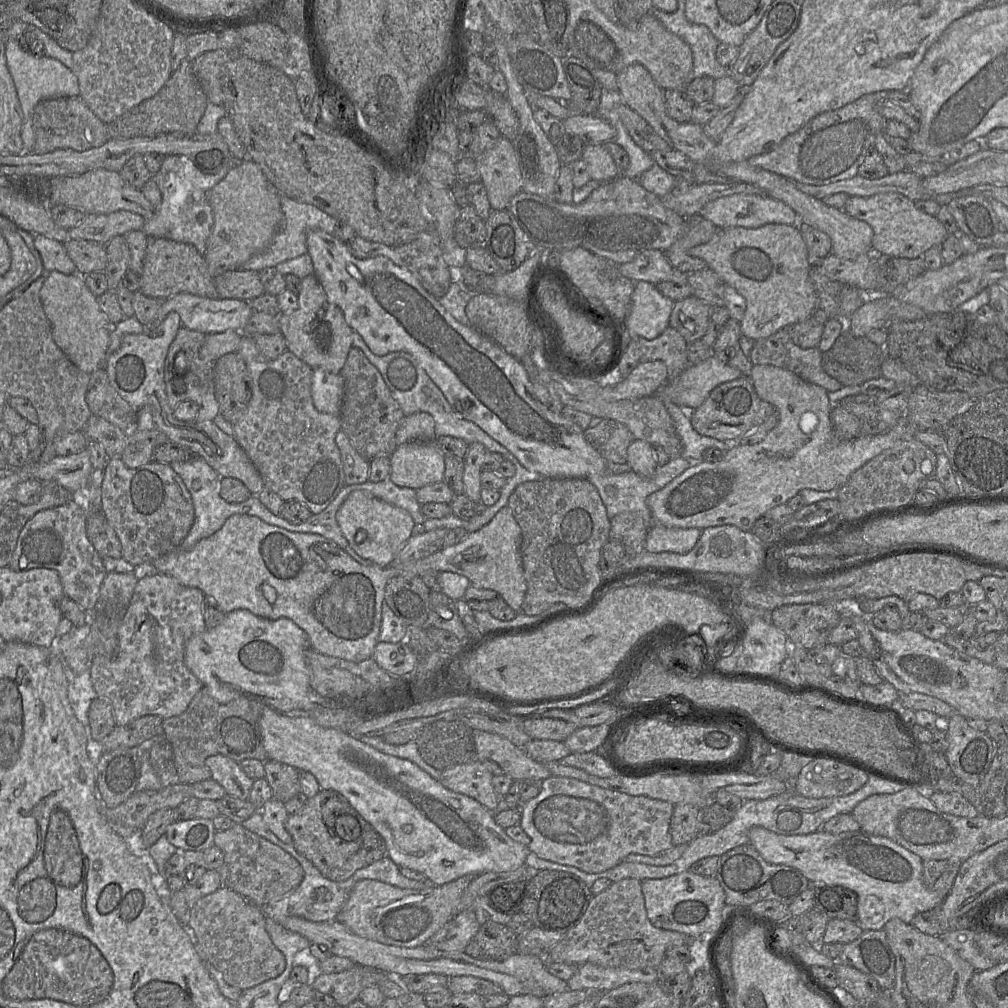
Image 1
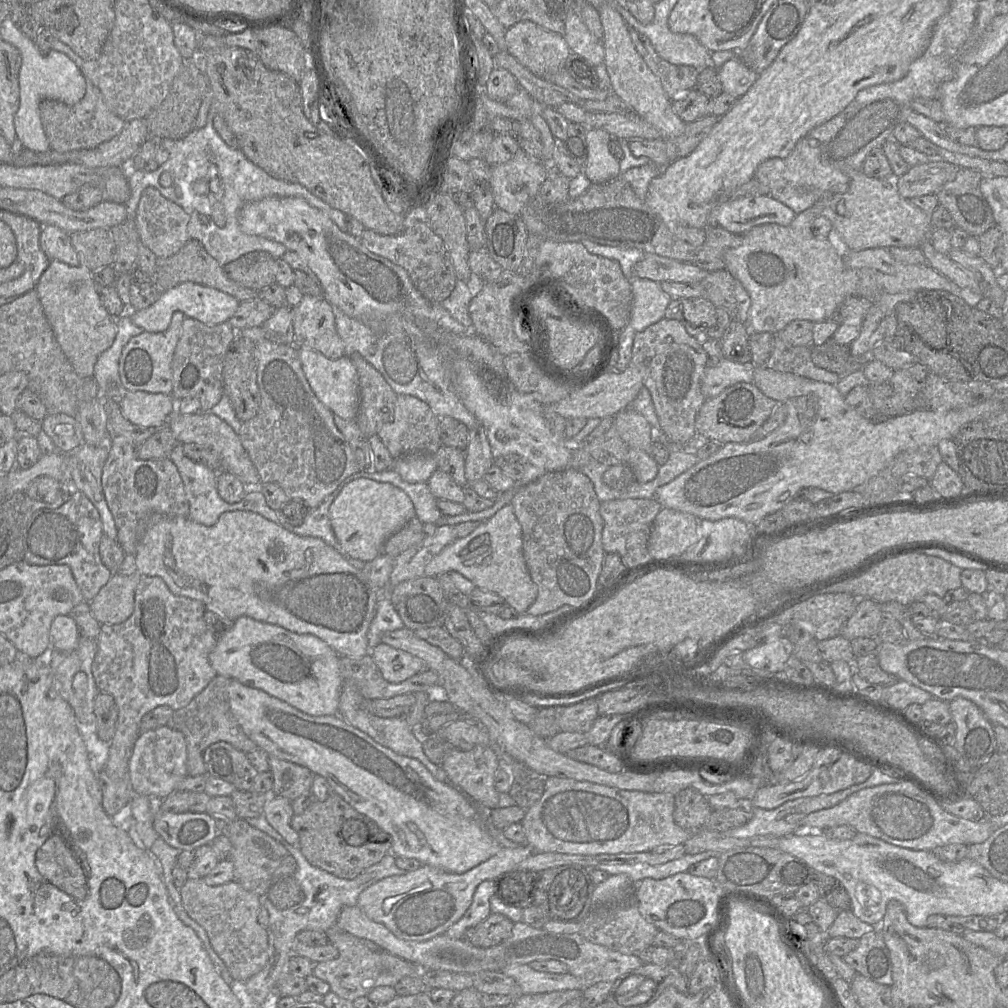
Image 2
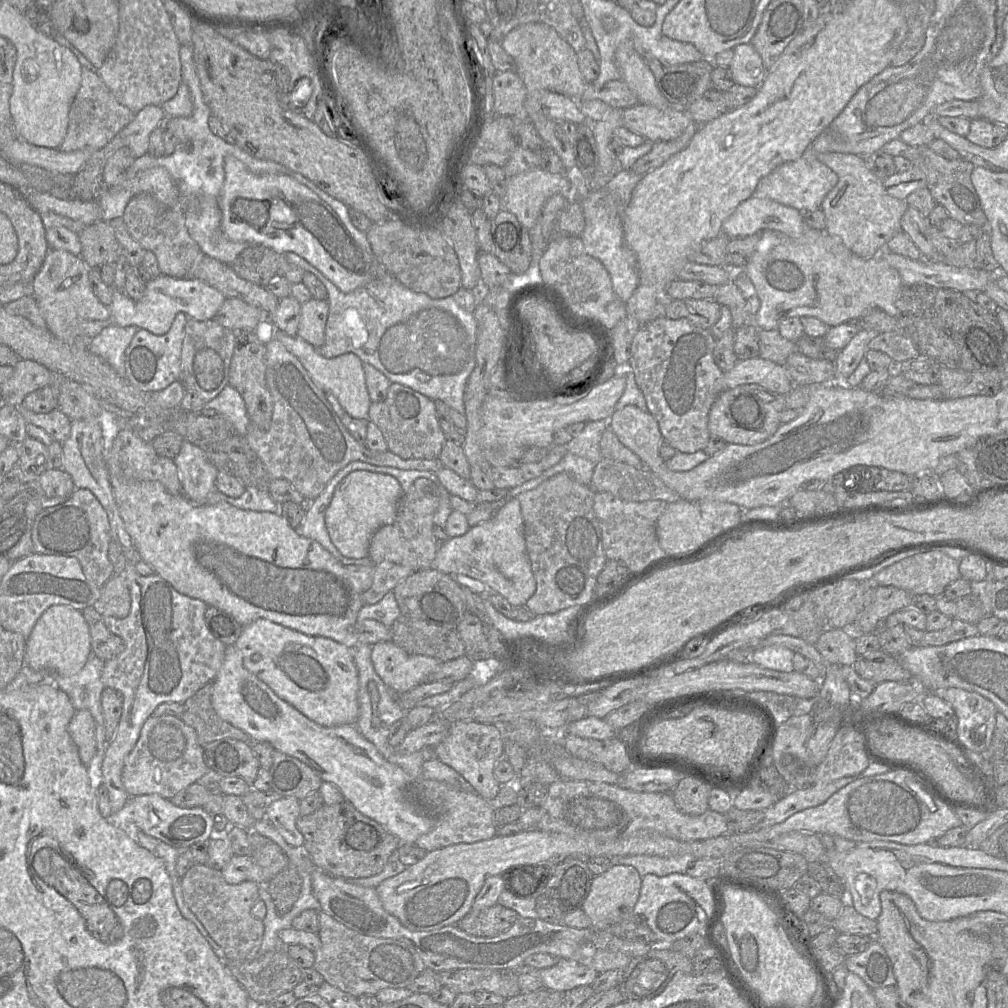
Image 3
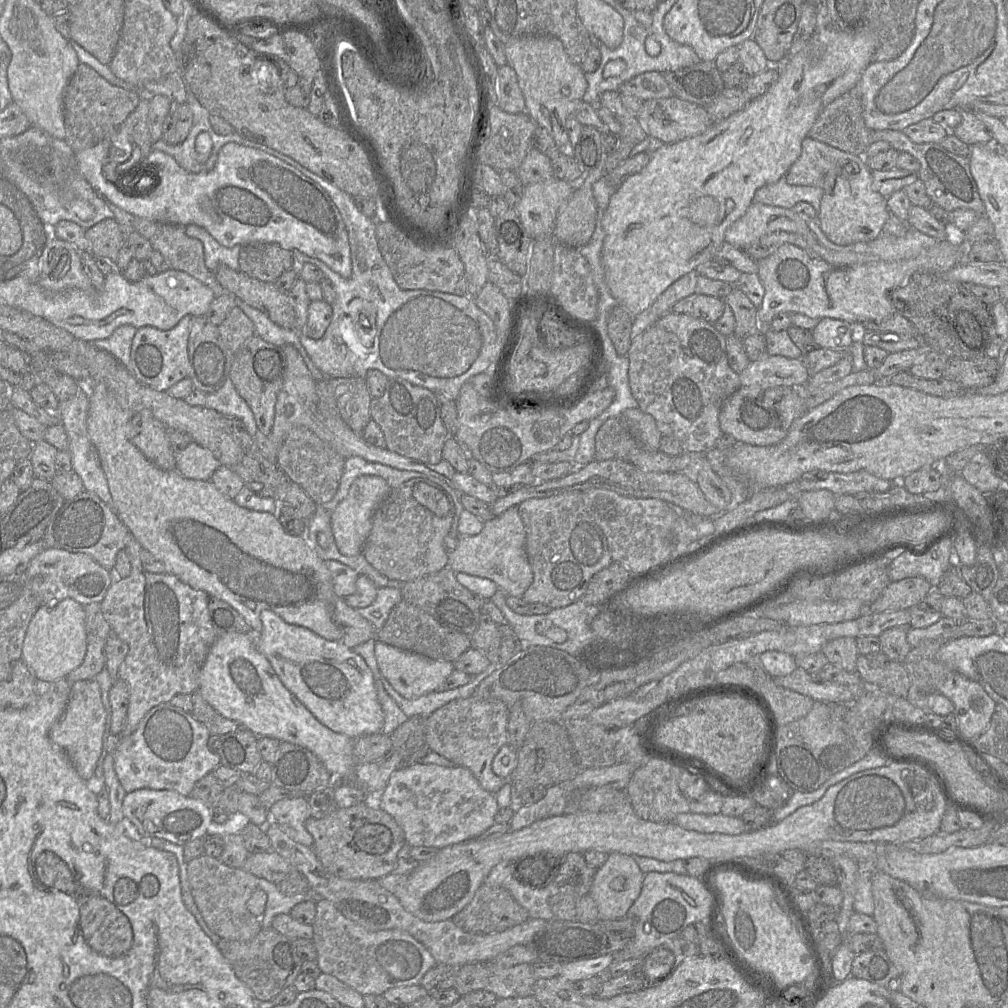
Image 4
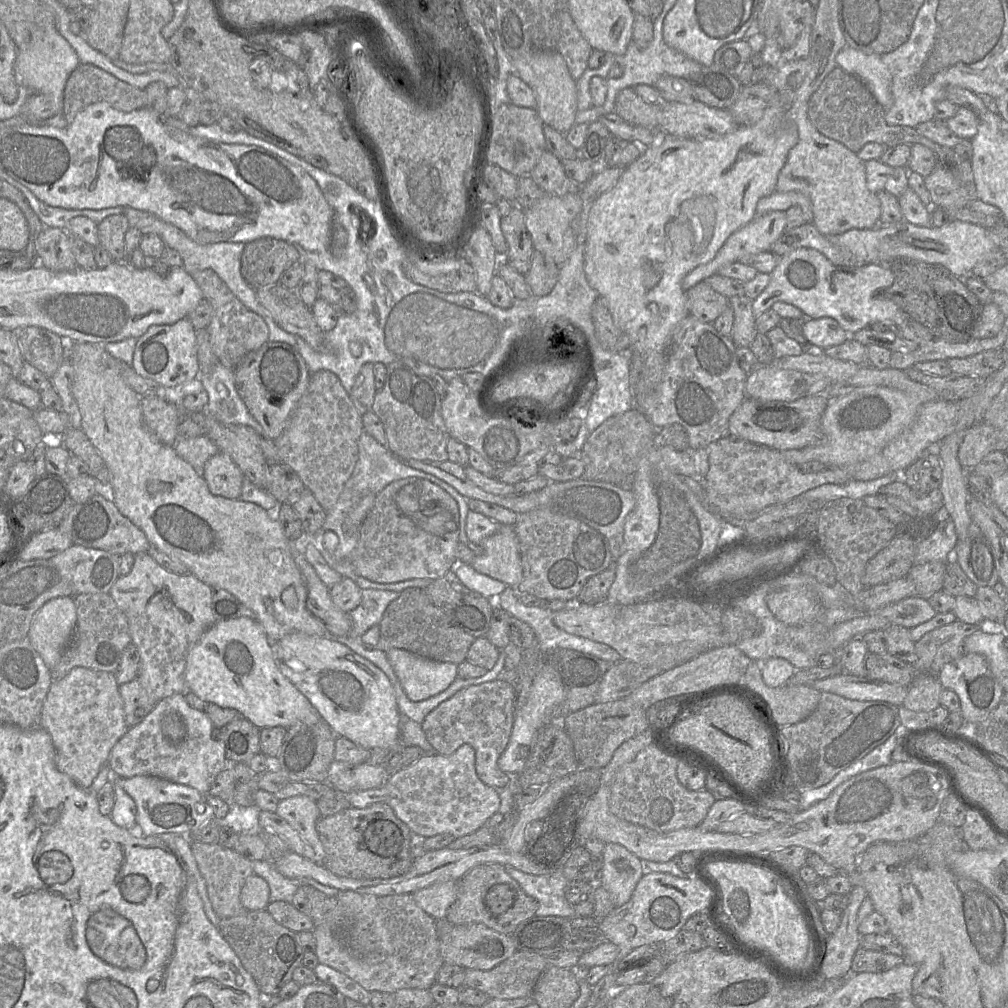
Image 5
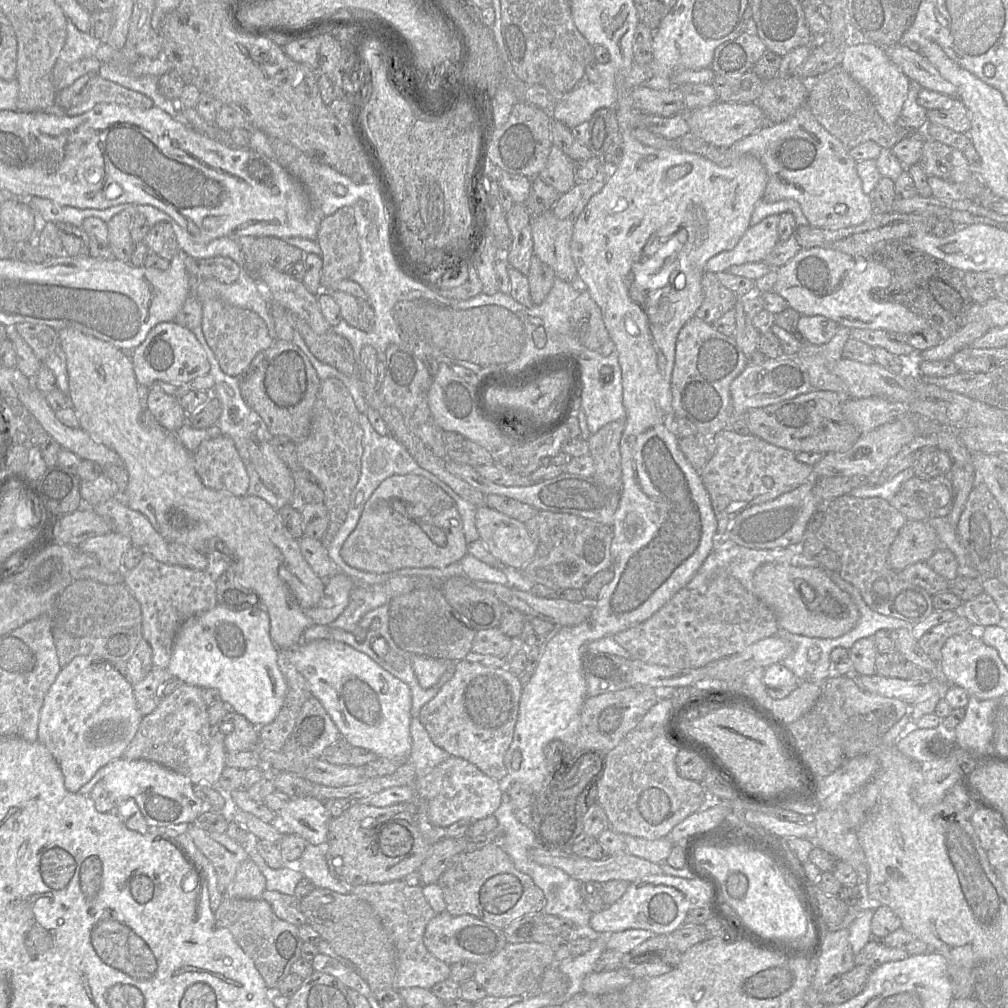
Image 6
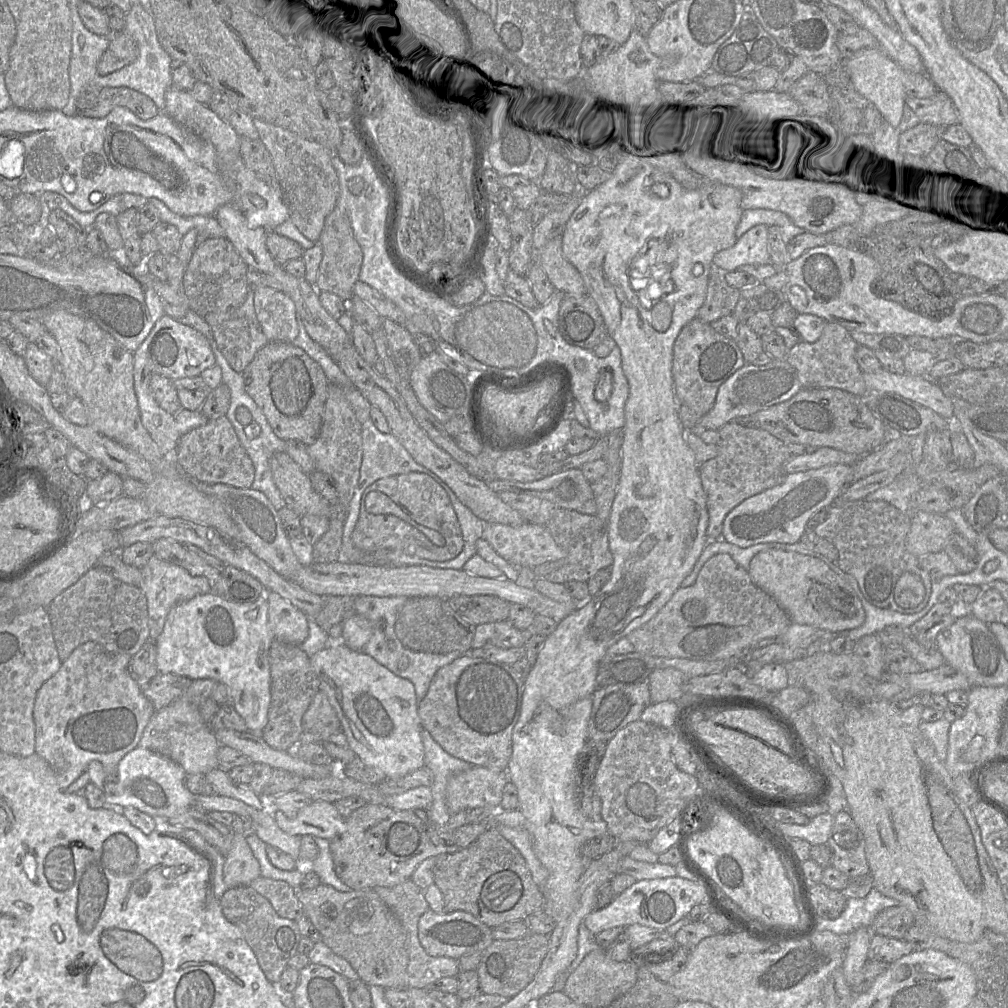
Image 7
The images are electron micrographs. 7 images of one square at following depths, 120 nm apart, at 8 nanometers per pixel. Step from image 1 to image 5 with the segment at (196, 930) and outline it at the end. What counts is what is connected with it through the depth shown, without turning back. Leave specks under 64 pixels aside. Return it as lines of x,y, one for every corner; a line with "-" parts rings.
192,842
192,853
198,869
205,880
211,905
219,918
230,918
242,914
246,910
241,904
240,894
246,879
254,874
251,860
217,844

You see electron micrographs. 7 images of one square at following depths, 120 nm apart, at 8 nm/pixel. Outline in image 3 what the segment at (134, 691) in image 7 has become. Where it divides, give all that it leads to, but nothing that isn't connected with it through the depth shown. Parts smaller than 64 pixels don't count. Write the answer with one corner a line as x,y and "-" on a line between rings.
76,710
69,722
68,732
78,748
82,763
88,766
97,751
95,722
90,712

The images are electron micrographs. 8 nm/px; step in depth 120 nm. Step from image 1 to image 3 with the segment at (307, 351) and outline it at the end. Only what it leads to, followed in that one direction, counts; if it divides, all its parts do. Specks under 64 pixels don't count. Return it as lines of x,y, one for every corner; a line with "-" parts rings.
312,298
301,305
297,336
315,348
325,342
325,330
329,315
328,301

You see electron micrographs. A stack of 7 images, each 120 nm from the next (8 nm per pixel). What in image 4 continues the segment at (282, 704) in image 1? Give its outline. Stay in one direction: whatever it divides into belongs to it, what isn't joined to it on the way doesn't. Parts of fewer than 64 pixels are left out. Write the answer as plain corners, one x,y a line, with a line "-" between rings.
263,610
260,619
263,628
256,641
257,650
267,658
283,685
319,722
353,739
382,733
384,713
378,701
375,678
361,656
341,641
327,641
304,627
286,623
270,610

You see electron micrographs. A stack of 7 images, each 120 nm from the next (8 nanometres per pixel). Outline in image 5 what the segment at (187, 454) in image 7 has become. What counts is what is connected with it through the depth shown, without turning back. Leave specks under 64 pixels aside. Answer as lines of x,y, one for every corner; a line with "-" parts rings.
219,451
209,458
202,469
202,476
212,495
240,498
244,474
229,455

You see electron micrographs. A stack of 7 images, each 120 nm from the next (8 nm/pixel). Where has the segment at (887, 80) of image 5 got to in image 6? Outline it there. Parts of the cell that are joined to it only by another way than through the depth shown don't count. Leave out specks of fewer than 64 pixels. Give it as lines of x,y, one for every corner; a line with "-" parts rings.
872,43
847,45
841,66
866,89
884,121
888,125
895,125
907,98
911,80
891,62
885,50

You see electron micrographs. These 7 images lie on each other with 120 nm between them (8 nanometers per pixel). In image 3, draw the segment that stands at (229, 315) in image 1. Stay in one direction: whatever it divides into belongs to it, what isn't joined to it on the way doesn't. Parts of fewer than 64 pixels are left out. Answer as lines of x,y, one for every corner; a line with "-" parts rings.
159,275
146,283
144,295
137,301
131,299
125,291
114,288
109,306
110,318
103,321
83,321
80,324
80,334
91,340
104,328
115,324
120,327
137,326
152,334
164,335
170,330
179,312
197,321
212,320
225,299
226,297
220,291
201,280

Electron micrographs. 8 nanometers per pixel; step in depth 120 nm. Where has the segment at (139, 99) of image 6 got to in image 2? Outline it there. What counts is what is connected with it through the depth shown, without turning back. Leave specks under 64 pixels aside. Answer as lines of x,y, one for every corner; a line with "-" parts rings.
89,79
85,95
77,104
45,99
40,103
40,117
50,148
57,152
93,149
117,136
126,124
109,109
100,90

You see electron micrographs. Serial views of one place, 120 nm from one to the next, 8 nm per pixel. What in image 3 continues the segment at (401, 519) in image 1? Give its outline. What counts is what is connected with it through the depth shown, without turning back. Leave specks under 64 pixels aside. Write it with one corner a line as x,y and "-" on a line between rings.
370,471
349,474
334,491
325,515
325,525
333,545
352,559
368,556
370,540
382,526
393,523
403,495
399,482
392,476

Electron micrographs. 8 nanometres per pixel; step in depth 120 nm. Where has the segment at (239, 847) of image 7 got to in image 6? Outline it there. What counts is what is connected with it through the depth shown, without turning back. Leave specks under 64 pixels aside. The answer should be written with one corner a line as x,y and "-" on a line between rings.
248,857
238,868
224,896
258,899
266,890
266,879
257,865

